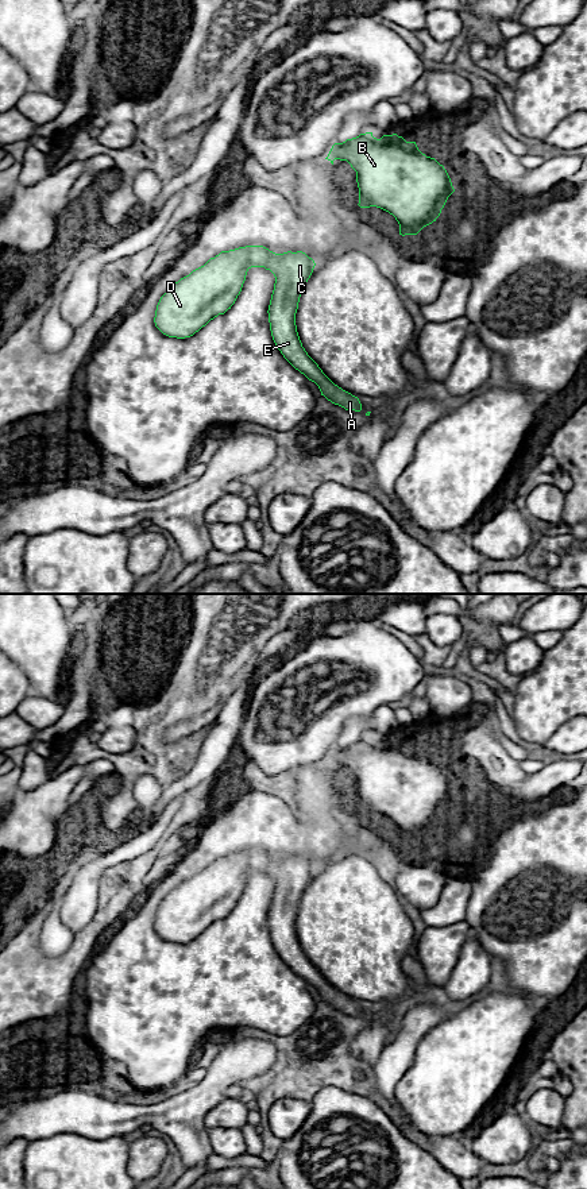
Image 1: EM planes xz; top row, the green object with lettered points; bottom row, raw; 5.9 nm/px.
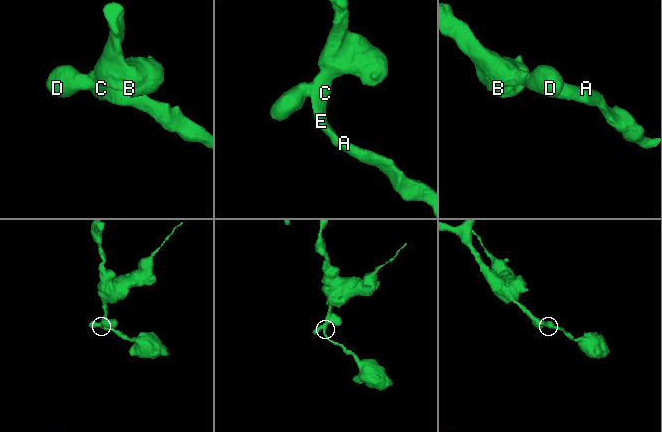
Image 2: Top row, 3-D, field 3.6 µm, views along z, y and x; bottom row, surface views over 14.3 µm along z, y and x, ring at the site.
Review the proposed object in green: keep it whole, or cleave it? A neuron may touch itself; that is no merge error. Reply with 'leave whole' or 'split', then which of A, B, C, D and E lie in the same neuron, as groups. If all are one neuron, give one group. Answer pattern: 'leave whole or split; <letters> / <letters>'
leave whole; A B C D E

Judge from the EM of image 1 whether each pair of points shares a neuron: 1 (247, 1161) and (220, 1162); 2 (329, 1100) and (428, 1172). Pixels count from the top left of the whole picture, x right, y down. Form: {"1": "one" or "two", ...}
{"1": "one", "2": "one"}

